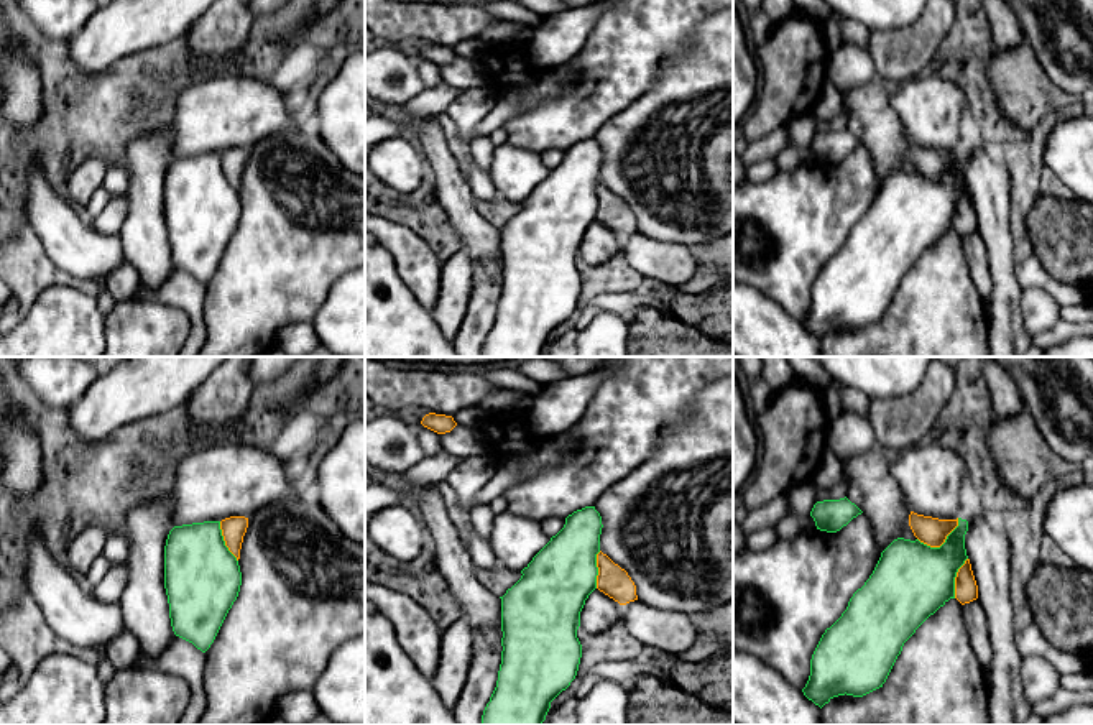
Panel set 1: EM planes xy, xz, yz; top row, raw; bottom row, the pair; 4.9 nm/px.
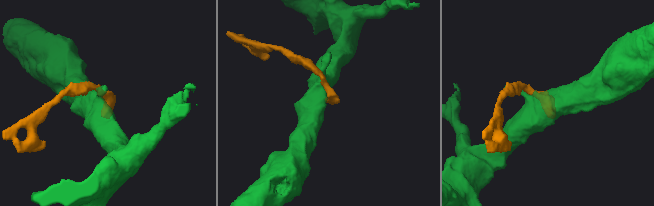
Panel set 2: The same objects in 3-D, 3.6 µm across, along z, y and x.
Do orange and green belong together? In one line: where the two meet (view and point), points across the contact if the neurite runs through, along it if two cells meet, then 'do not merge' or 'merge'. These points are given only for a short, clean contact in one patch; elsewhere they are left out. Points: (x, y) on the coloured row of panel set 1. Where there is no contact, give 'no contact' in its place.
yz (942, 543) | do not merge

